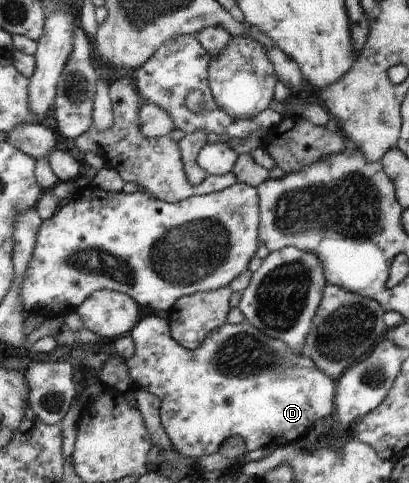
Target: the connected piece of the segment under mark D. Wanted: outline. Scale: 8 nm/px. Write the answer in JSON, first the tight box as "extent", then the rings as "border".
{"extent":[125,315,336,459],"border":[[[159,315],[147,316],[140,319],[140,321],[133,327],[133,330],[128,334],[134,342],[135,354],[132,359],[125,361],[129,367],[129,374],[133,381],[133,388],[145,389],[155,394],[161,400],[160,406],[160,421],[163,430],[172,442],[172,446],[185,457],[198,459],[213,453],[222,451],[223,440],[227,440],[229,436],[241,436],[245,440],[246,453],[251,450],[261,449],[269,445],[283,446],[297,441],[300,437],[306,434],[317,421],[328,422],[335,412],[335,395],[336,395],[336,381],[330,376],[327,376],[322,370],[317,368],[317,365],[311,360],[311,357],[304,353],[294,353],[291,348],[287,346],[282,340],[271,338],[258,328],[251,326],[247,322],[232,325],[225,323],[216,332],[211,332],[203,341],[203,344],[195,350],[187,350],[183,348],[170,333],[170,324],[167,318]]]}

